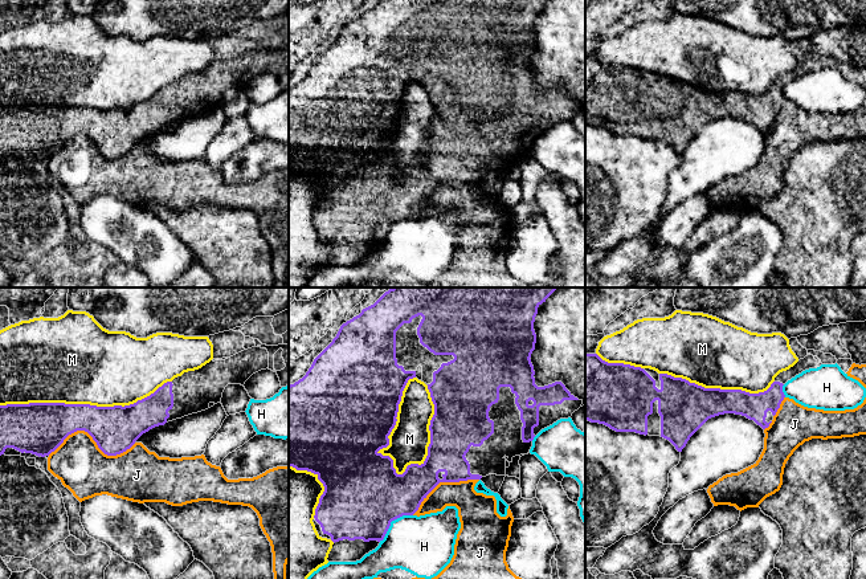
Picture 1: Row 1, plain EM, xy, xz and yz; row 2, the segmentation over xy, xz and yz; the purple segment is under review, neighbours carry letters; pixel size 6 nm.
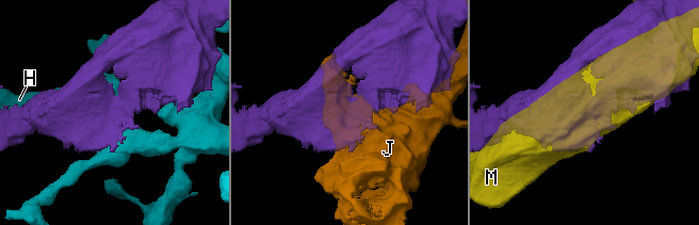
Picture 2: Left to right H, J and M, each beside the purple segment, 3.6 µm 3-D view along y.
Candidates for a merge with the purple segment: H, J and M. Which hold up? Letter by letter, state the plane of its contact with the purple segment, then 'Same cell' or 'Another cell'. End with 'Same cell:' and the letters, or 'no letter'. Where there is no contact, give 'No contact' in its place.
H: Touches purple in xz. Another cell
J: Touches purple in xy. Another cell
M: Touches purple in xz. Another cell
Same cell: no letter

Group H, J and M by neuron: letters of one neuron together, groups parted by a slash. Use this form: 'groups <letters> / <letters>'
groups H / J / M

